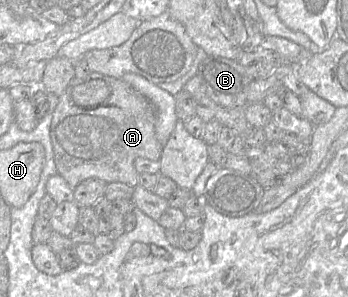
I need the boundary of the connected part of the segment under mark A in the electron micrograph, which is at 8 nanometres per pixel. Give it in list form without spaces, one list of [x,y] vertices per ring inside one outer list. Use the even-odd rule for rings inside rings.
[[[98,72],[83,78],[74,77],[58,97],[50,127],[57,174],[72,188],[87,179],[120,182],[135,188],[139,185],[139,173],[134,161],[137,158],[159,161],[162,154],[163,145],[156,138],[155,122],[156,113],[152,103],[122,79]]]

